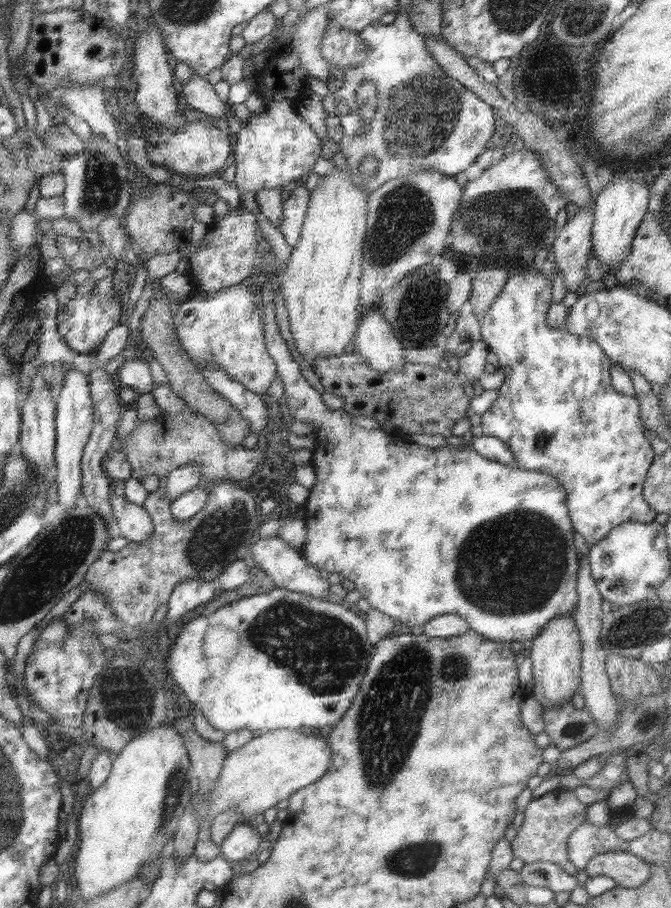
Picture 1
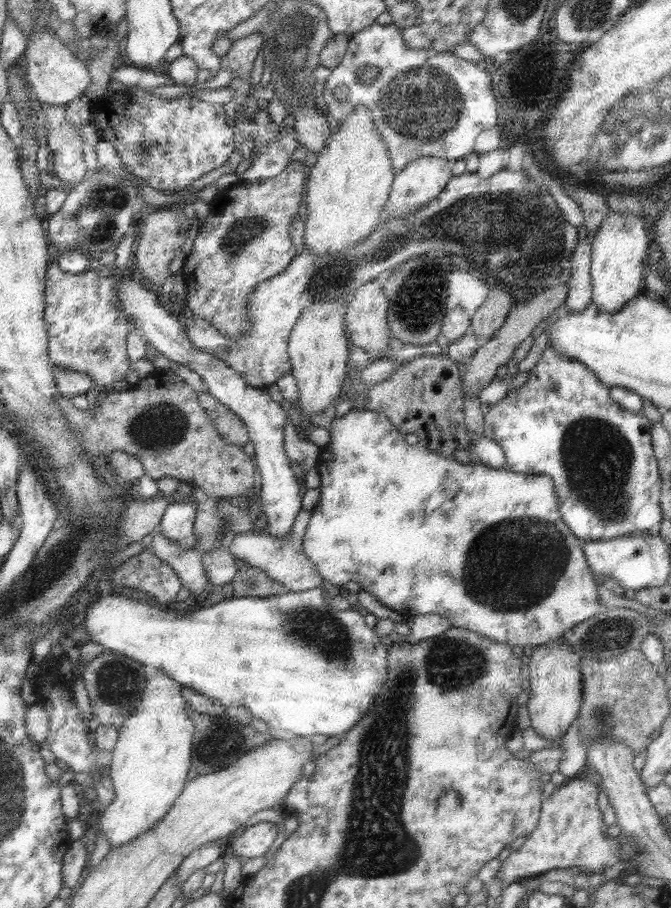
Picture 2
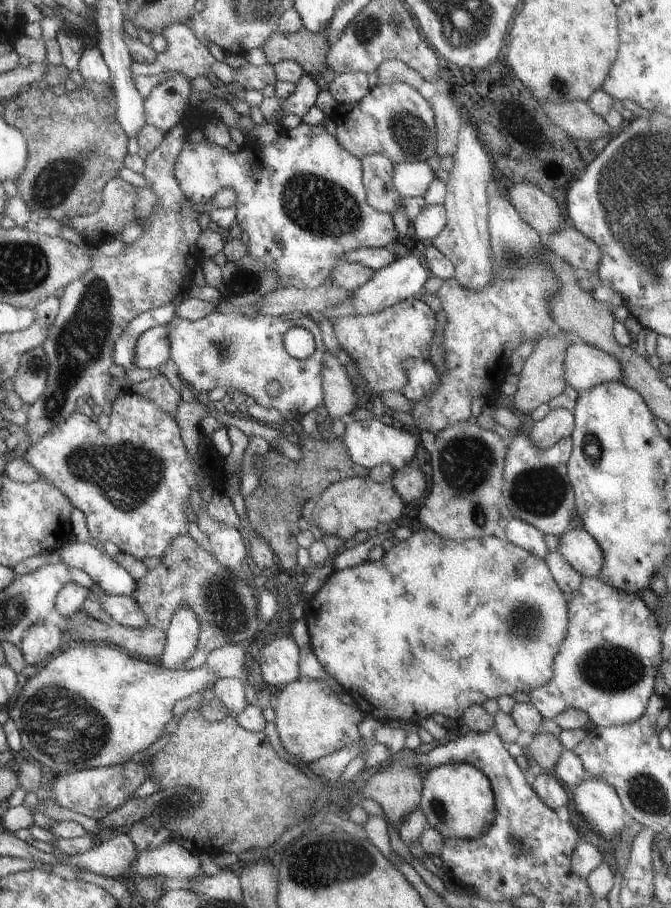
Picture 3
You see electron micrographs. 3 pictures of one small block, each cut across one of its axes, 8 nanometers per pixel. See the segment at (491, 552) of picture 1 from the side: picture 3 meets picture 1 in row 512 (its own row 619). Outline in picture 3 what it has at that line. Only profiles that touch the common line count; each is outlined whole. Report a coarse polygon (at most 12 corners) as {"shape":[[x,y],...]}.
{"shape":[[417,530],[305,600],[357,710],[417,726],[553,676],[567,602]]}

